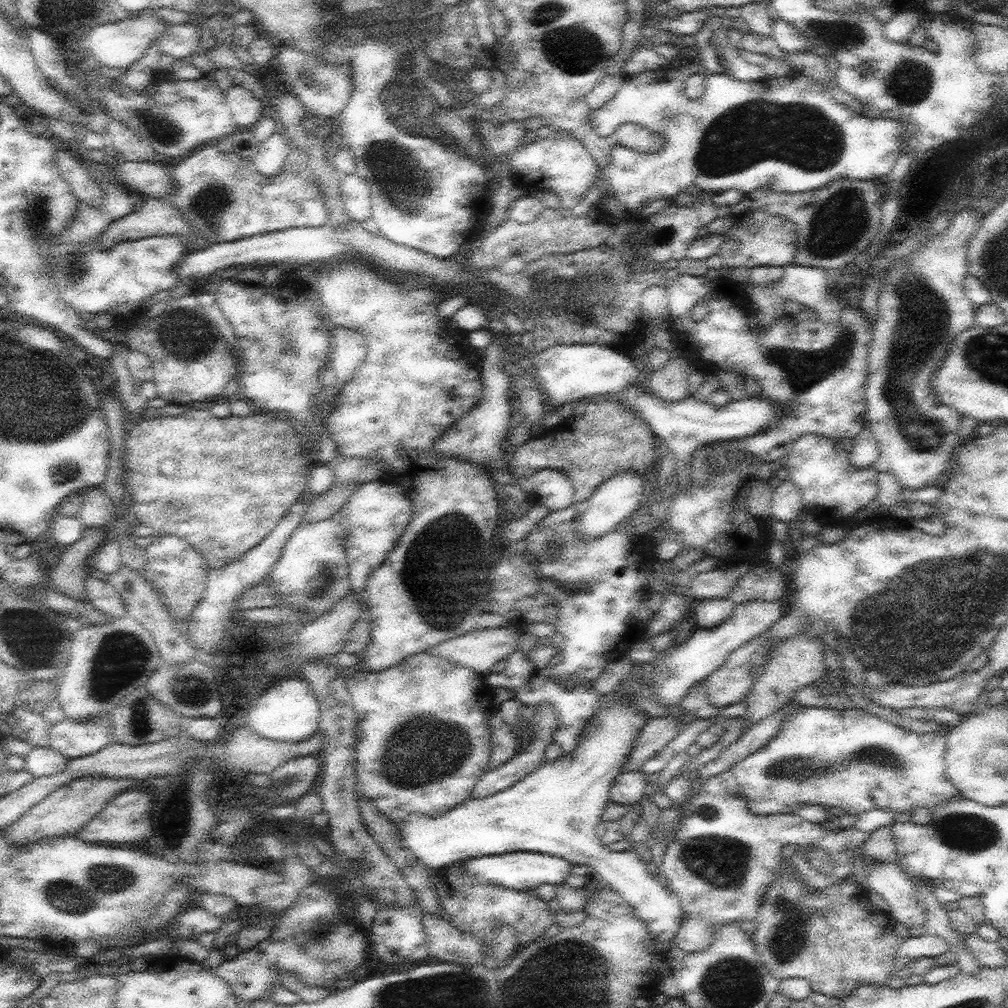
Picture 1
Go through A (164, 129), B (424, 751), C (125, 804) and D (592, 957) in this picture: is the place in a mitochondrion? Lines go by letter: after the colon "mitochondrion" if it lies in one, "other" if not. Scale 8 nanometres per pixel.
A: mitochondrion
B: mitochondrion
C: other
D: mitochondrion

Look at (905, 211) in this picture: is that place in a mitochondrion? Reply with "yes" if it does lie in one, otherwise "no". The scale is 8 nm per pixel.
no

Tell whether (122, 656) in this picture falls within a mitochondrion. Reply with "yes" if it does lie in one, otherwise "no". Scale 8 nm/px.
yes

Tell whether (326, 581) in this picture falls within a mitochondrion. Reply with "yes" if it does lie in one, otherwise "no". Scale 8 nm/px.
yes

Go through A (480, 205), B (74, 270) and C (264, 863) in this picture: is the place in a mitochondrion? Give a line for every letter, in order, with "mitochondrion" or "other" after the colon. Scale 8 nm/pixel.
A: other
B: mitochondrion
C: other

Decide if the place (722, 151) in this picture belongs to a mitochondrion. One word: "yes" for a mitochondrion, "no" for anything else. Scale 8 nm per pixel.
yes

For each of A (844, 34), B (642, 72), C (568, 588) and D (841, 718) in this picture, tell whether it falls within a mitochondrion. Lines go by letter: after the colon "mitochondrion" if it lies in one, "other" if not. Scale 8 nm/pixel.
A: mitochondrion
B: other
C: mitochondrion
D: other

